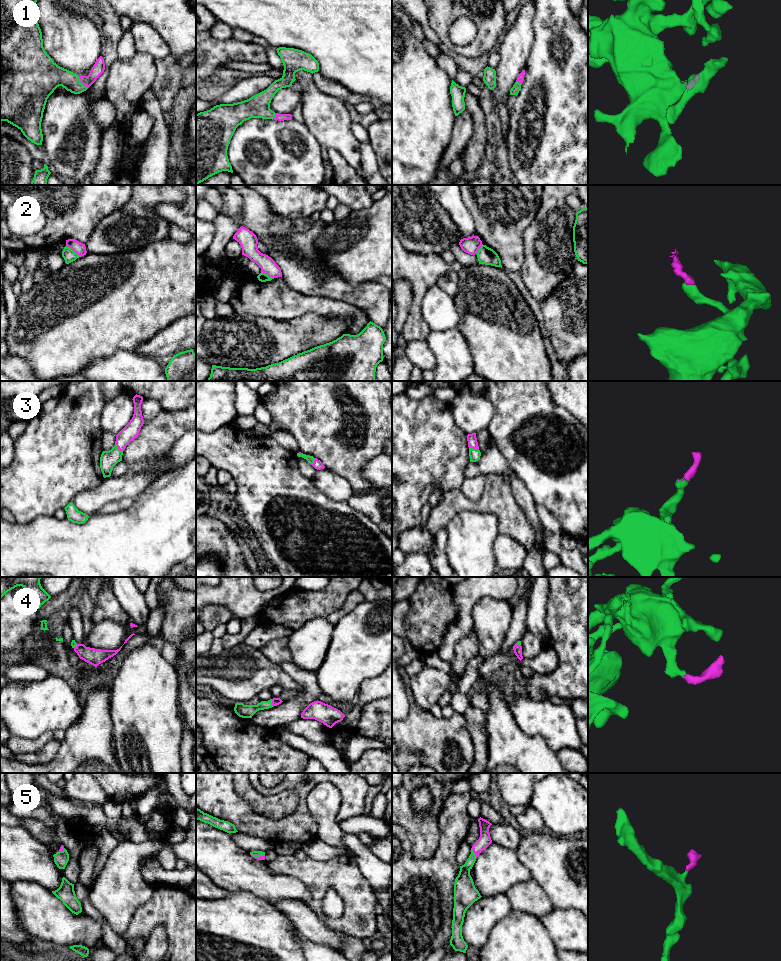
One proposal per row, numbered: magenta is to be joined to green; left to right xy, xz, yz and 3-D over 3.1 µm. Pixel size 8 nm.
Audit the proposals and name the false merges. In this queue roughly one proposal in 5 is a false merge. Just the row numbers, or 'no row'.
no row

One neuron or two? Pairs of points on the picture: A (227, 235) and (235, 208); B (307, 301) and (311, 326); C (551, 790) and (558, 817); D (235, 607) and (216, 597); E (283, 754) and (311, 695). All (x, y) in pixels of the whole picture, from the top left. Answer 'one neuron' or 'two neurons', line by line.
A: two neurons
B: two neurons
C: one neuron
D: one neuron
E: two neurons

